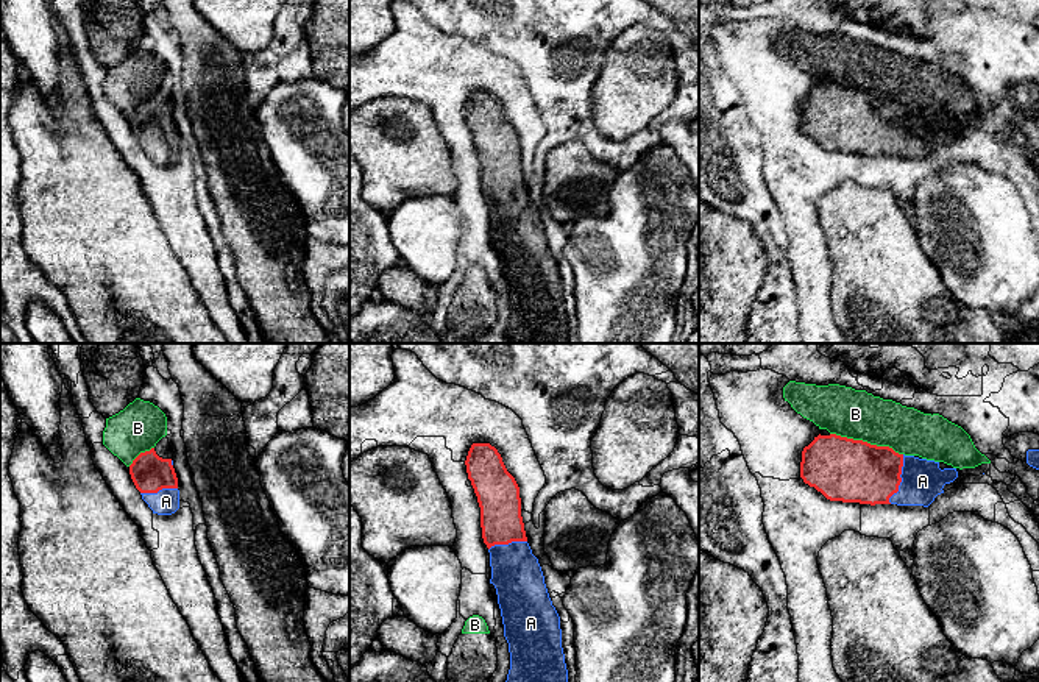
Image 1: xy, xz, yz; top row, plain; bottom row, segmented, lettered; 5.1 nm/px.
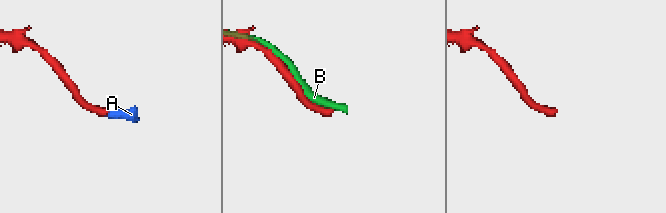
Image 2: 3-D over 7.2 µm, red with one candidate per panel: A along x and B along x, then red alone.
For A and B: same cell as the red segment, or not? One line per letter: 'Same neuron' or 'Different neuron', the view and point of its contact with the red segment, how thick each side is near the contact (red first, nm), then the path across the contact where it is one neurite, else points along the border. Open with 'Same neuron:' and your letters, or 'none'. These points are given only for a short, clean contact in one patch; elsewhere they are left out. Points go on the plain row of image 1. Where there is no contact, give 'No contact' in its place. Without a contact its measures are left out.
Same neuron: A
A: Same neuron. Touches red at yz (900, 130). Thickness 320 nm (red) against 220 nm. Path across: yz (854, 122), (900, 130), (922, 131)
B: Different neuron. Touches red at yz (866, 92). Thickness 320 nm (red) against 260 nm

